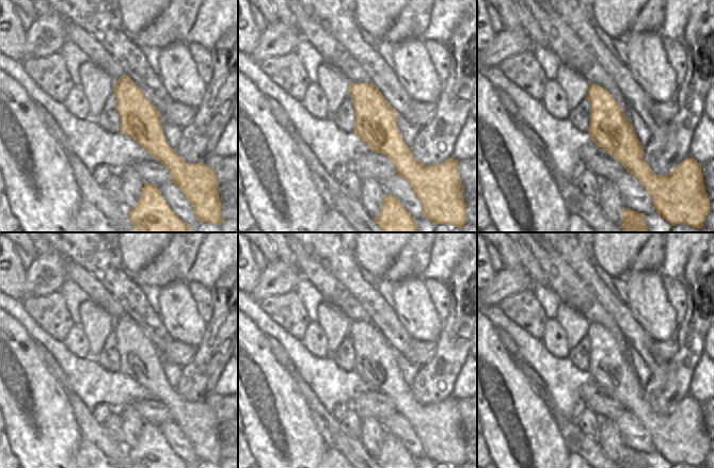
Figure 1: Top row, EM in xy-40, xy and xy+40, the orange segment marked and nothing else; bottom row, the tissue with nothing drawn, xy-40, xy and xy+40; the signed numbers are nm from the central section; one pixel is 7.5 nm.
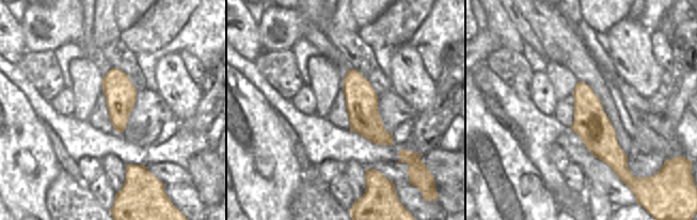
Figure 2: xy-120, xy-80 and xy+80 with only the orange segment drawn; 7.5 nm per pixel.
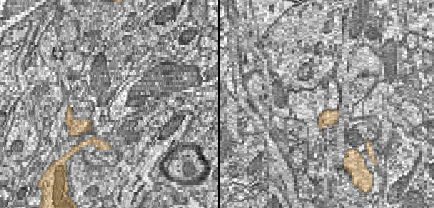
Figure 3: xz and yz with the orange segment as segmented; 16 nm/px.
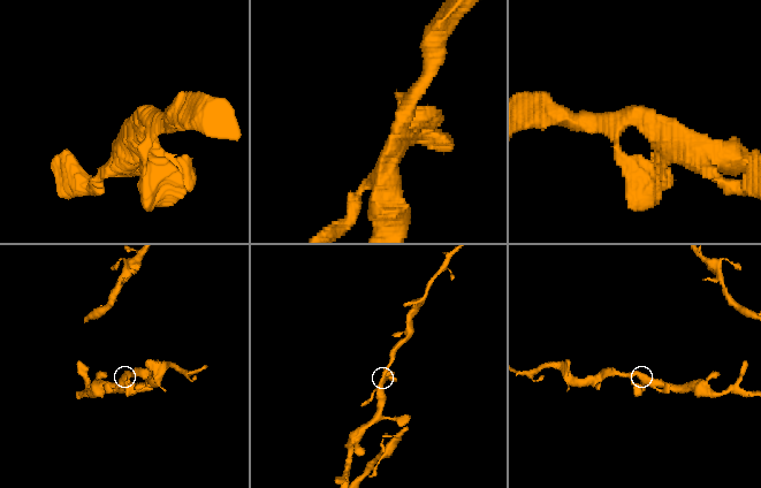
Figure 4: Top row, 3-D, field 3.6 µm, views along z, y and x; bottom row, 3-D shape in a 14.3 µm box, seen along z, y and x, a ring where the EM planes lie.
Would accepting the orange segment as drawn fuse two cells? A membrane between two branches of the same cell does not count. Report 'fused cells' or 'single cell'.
single cell

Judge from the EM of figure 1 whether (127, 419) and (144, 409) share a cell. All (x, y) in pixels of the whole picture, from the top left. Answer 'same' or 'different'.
different

